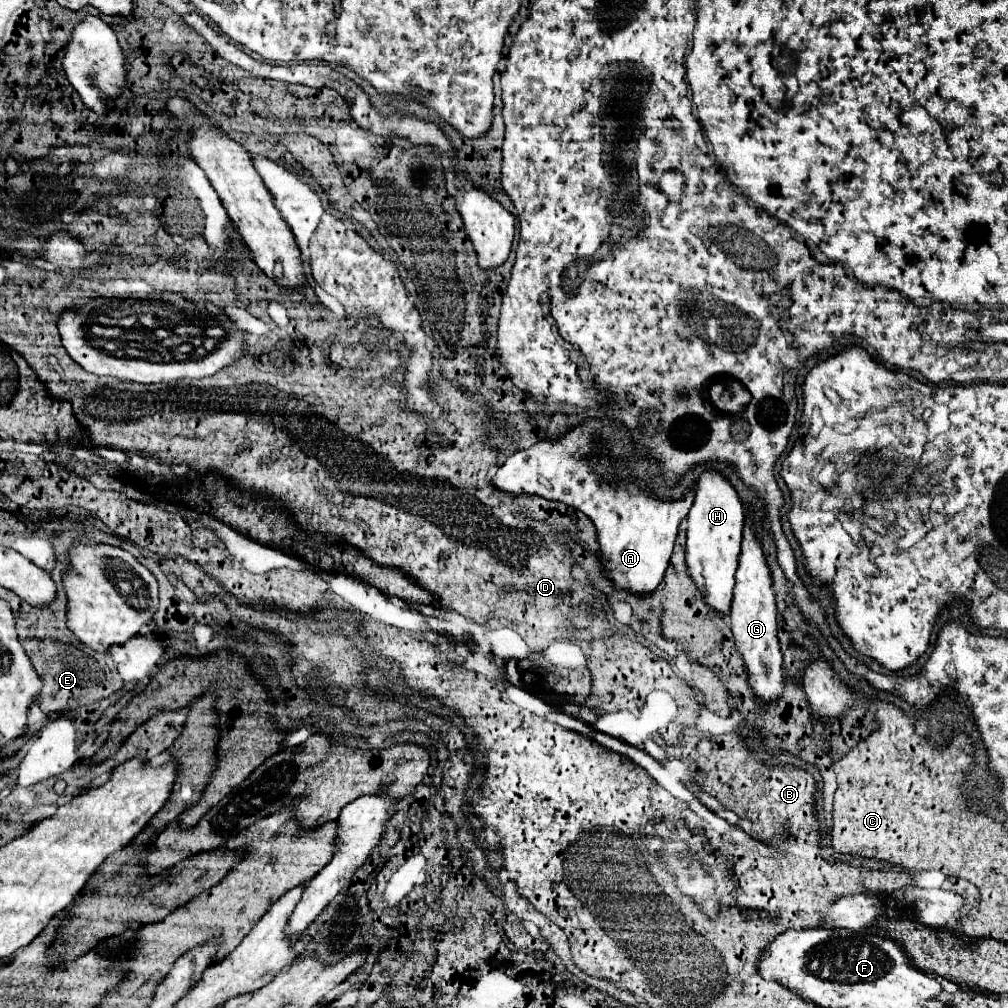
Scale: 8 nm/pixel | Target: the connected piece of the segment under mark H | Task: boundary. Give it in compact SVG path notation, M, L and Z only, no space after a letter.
M705 471L699 479L699 489L689 511L689 535L685 547L685 565L687 573L705 597L707 605L713 607L721 617L725 617L731 609L735 571L741 555L741 539L743 539L743 507L737 491L729 485L729 481L713 471Z

